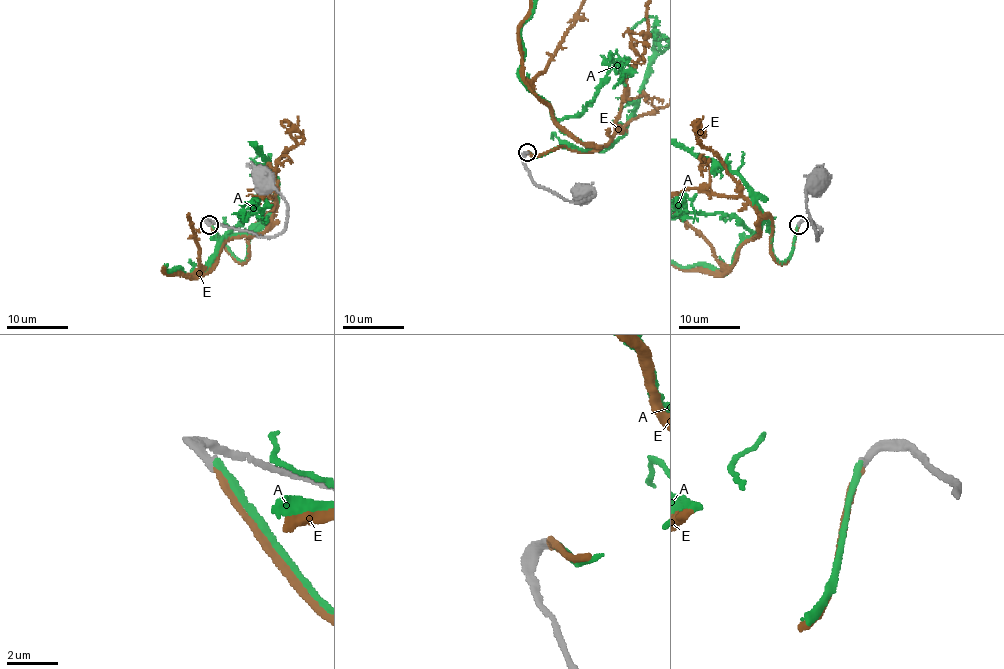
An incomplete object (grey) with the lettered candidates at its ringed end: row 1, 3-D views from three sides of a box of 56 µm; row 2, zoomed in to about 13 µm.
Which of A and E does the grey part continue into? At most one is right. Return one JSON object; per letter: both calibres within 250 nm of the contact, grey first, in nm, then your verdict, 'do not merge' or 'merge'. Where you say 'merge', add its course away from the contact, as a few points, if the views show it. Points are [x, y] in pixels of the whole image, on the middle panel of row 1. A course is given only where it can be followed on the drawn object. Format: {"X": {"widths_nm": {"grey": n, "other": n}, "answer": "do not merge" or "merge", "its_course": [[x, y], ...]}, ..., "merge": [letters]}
{"A": {"widths_nm": {"grey": 320, "other": 240}, "answer": "do not merge"}, "E": {"widths_nm": {"grey": 320, "other": 240}, "answer": "merge"}, "merge": ["E"]}

